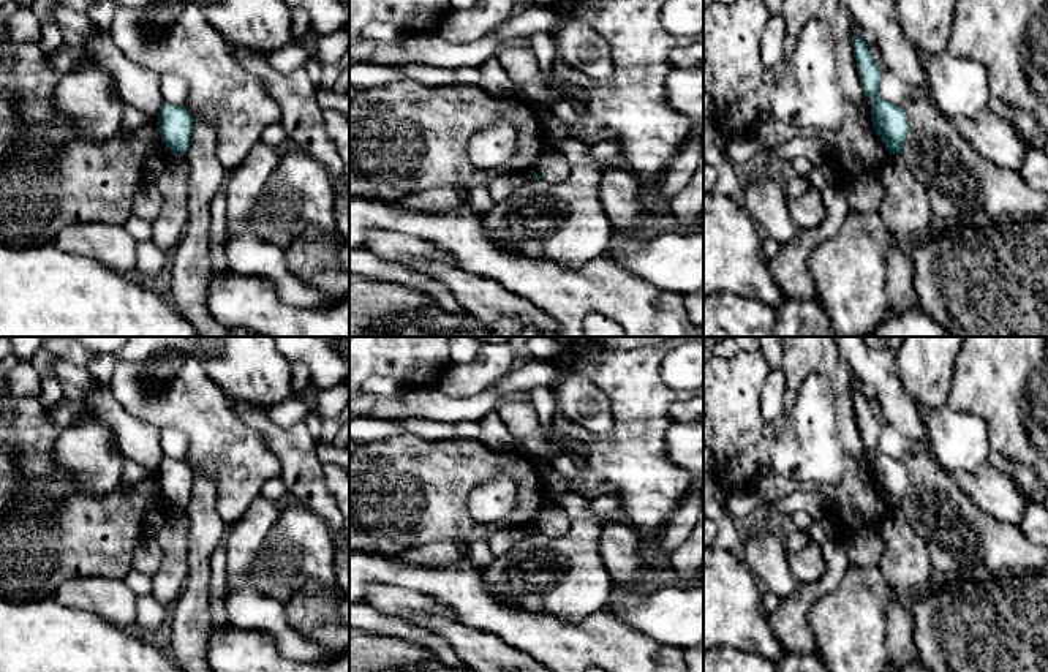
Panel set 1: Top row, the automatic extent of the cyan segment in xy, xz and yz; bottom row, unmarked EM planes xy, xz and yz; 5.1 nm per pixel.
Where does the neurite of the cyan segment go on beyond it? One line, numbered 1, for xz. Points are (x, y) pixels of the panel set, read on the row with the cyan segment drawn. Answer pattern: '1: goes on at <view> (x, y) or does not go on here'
1: does not go on here

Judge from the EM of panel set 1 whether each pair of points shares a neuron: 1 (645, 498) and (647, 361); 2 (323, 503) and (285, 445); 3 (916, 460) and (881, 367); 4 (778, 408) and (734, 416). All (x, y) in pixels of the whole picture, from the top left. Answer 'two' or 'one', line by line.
1: one
2: one
3: one
4: two

